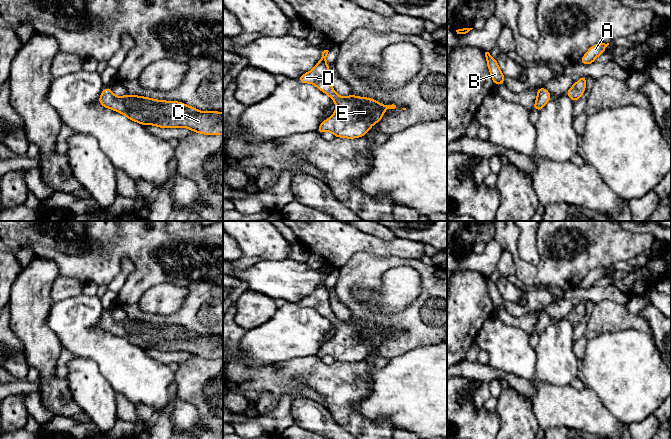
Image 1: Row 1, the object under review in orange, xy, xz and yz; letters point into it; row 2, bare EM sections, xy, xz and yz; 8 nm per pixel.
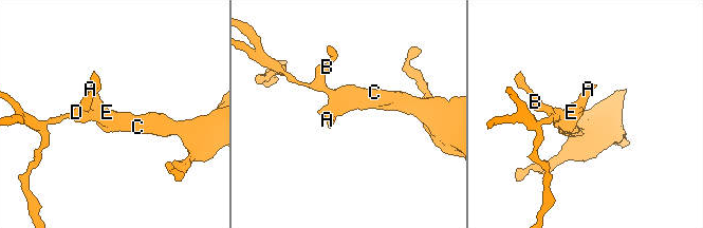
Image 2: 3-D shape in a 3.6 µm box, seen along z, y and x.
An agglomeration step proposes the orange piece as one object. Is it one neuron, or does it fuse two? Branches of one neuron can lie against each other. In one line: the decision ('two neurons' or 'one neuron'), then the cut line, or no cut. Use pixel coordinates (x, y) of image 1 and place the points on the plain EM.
one neuron; cut none

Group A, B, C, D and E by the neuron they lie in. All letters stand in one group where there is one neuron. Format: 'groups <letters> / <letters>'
groups A B C D E

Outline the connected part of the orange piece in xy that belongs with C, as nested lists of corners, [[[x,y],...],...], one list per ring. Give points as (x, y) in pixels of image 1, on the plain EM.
[[[110,311],[102,315],[99,327],[141,349],[151,348],[161,352],[184,351],[204,359],[223,359],[223,337],[215,334],[200,336],[181,326],[130,318],[116,321]]]

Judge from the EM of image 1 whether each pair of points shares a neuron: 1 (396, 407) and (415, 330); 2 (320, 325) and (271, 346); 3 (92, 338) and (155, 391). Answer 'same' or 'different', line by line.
1: different
2: same
3: same

